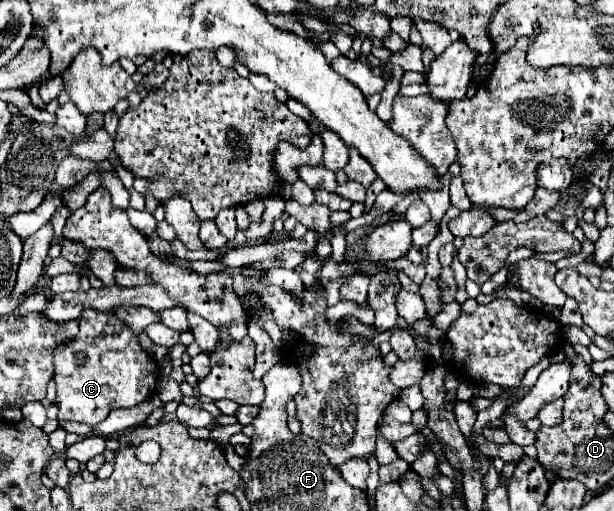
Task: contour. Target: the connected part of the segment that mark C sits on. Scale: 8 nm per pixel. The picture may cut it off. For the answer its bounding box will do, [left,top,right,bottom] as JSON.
[54,310,158,426]

